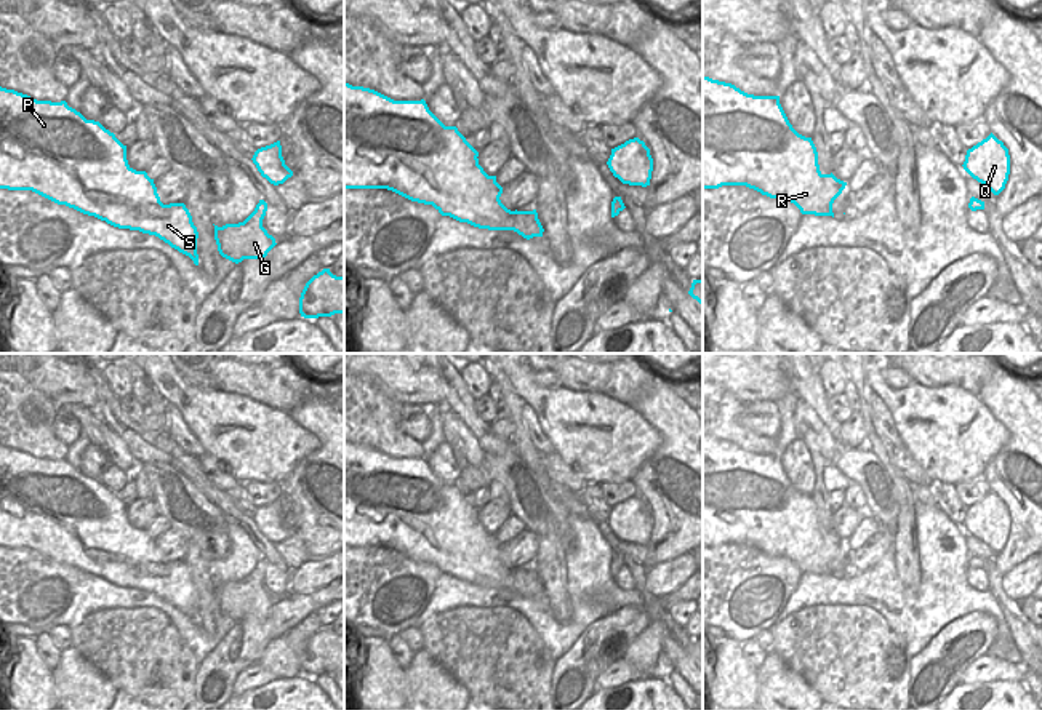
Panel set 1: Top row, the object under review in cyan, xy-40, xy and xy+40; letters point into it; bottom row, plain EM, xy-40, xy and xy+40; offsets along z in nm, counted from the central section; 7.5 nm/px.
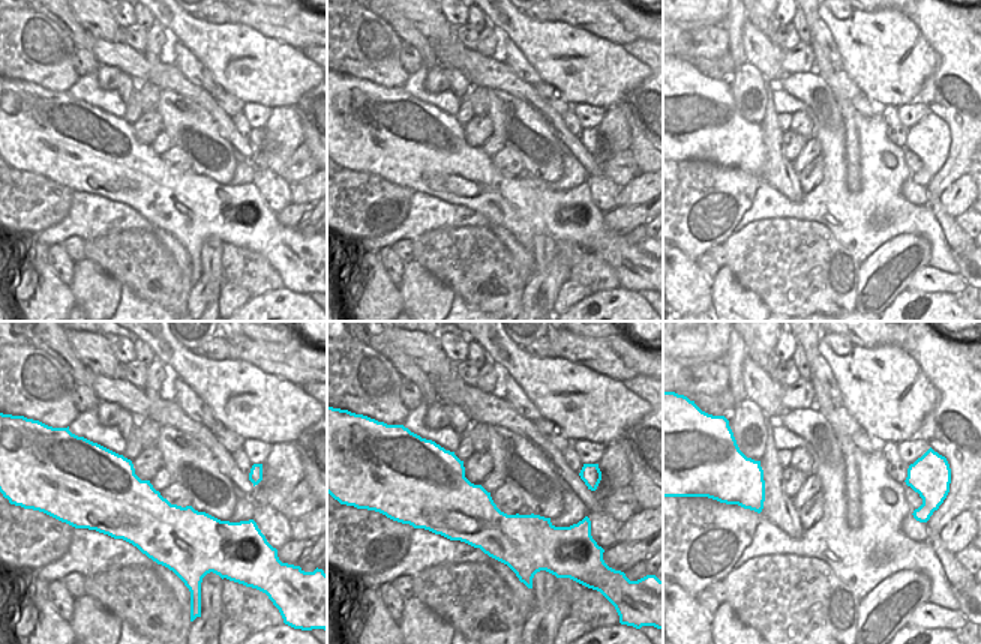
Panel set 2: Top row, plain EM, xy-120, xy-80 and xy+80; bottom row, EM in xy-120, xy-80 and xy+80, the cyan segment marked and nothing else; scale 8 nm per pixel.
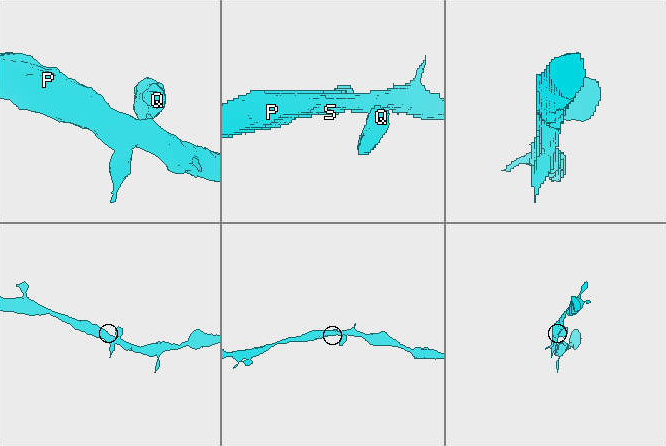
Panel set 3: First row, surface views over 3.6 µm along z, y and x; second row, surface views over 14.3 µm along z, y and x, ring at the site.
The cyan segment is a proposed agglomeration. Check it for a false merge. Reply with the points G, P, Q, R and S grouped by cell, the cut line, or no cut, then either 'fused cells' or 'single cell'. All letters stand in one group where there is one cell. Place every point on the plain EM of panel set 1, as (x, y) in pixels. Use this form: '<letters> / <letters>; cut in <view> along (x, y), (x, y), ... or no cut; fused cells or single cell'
G P Q R S; no cut; single cell

